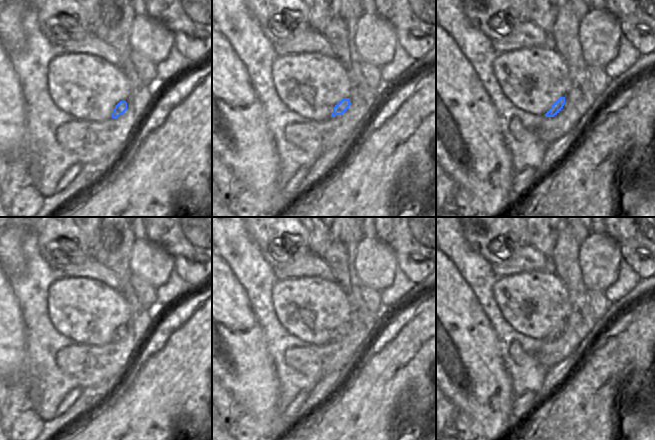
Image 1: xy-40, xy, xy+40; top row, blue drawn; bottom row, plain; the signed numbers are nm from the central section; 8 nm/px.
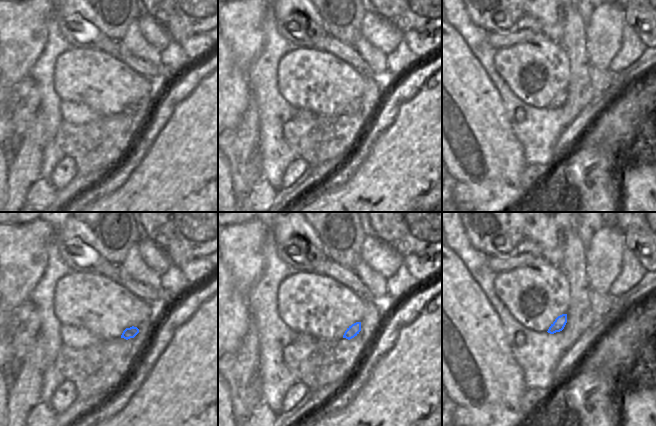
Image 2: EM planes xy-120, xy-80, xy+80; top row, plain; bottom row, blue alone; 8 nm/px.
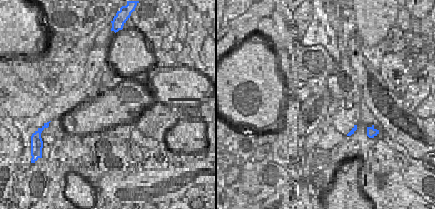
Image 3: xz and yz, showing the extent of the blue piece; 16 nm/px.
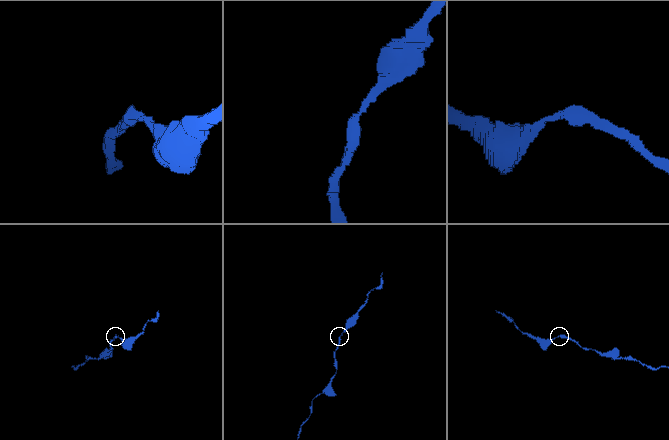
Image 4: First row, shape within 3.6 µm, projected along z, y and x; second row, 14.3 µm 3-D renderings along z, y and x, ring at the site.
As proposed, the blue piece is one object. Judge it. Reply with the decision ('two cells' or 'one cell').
one cell

